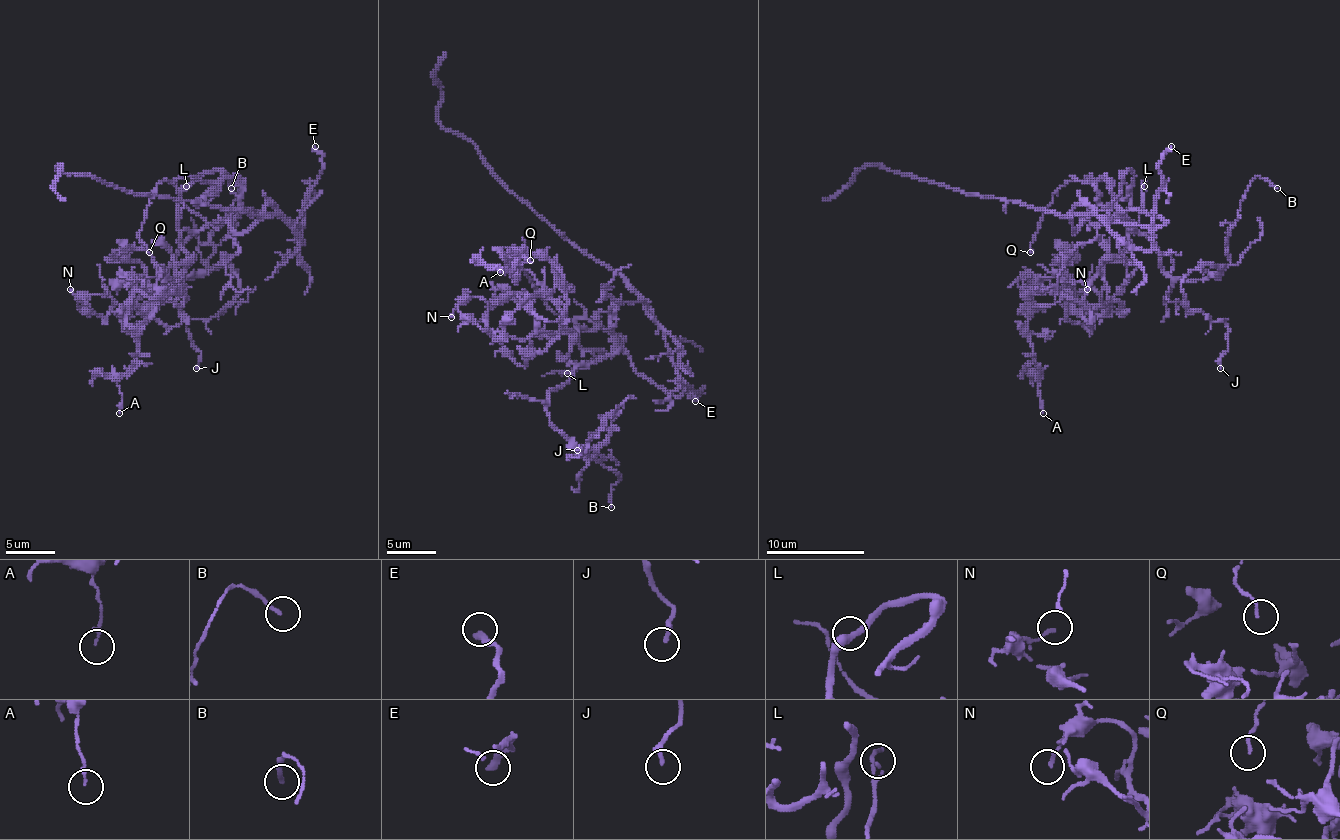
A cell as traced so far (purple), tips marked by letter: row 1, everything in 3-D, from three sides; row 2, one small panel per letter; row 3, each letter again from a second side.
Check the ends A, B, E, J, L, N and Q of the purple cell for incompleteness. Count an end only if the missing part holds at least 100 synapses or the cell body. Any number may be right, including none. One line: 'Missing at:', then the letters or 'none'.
Missing at: none

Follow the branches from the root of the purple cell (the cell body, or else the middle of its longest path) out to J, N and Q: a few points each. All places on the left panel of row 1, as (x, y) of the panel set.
J: (231, 223), (201, 228), (166, 277), (226, 265), (240, 284), (208, 321), (189, 321), (201, 354), (196, 368)
N: (231, 223), (181, 233), (189, 257), (154, 304), (97, 317), (70, 289)
Q: (231, 223), (240, 210), (240, 188), (231, 178), (179, 176), (161, 181), (149, 196), (139, 230), (149, 252)

